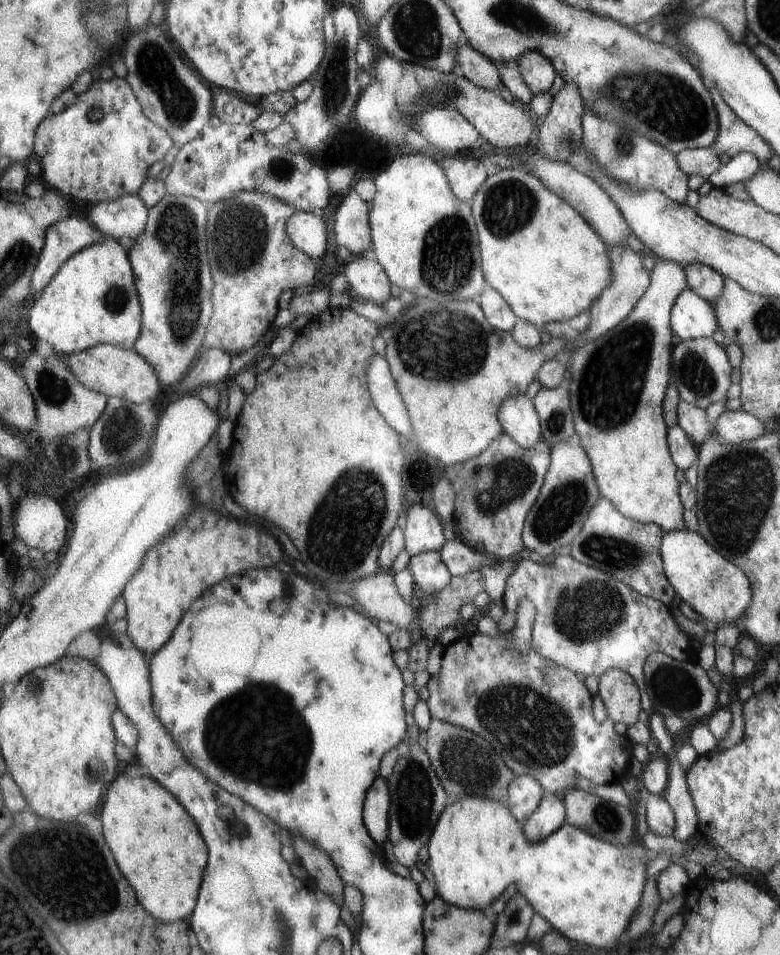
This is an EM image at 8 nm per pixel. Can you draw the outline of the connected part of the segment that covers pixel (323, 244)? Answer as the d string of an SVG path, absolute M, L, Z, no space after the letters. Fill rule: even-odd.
M298 211L287 224L292 240L317 262L328 254L328 224L320 213Z

